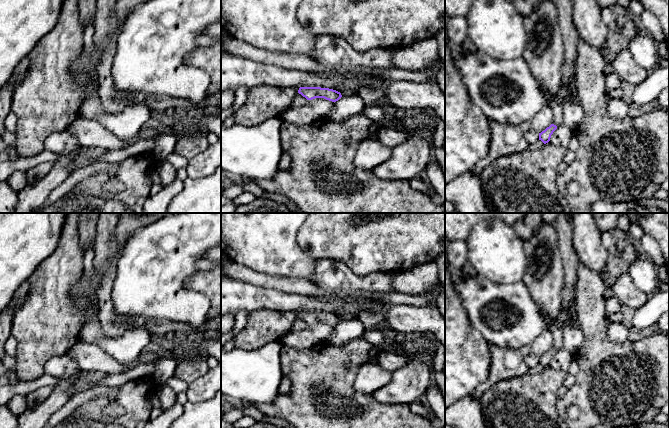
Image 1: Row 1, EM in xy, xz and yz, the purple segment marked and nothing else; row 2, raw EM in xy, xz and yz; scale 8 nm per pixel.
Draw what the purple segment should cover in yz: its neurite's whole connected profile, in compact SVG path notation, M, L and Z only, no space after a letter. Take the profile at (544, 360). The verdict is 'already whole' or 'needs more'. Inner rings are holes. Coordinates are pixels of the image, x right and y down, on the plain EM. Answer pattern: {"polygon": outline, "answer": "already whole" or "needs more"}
{"polygon": "M557 213L555 229L558 235L560 253L565 270L565 283L562 290L562 311L554 324L549 328L554 342L553 347L539 357L539 364L544 368L550 365L551 359L558 350L563 348L563 329L565 323L577 320L576 291L577 291L577 267L578 257L573 246L573 223L566 213Z", "answer": "needs more"}

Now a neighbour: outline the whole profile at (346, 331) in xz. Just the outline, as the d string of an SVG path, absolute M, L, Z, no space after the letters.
M357 318L342 320L323 343L339 347L342 343L347 344L359 339L365 330L364 325Z

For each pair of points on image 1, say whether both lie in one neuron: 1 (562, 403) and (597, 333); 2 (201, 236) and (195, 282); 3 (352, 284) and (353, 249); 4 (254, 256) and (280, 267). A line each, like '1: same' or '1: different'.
1: same
2: different
3: different
4: same

